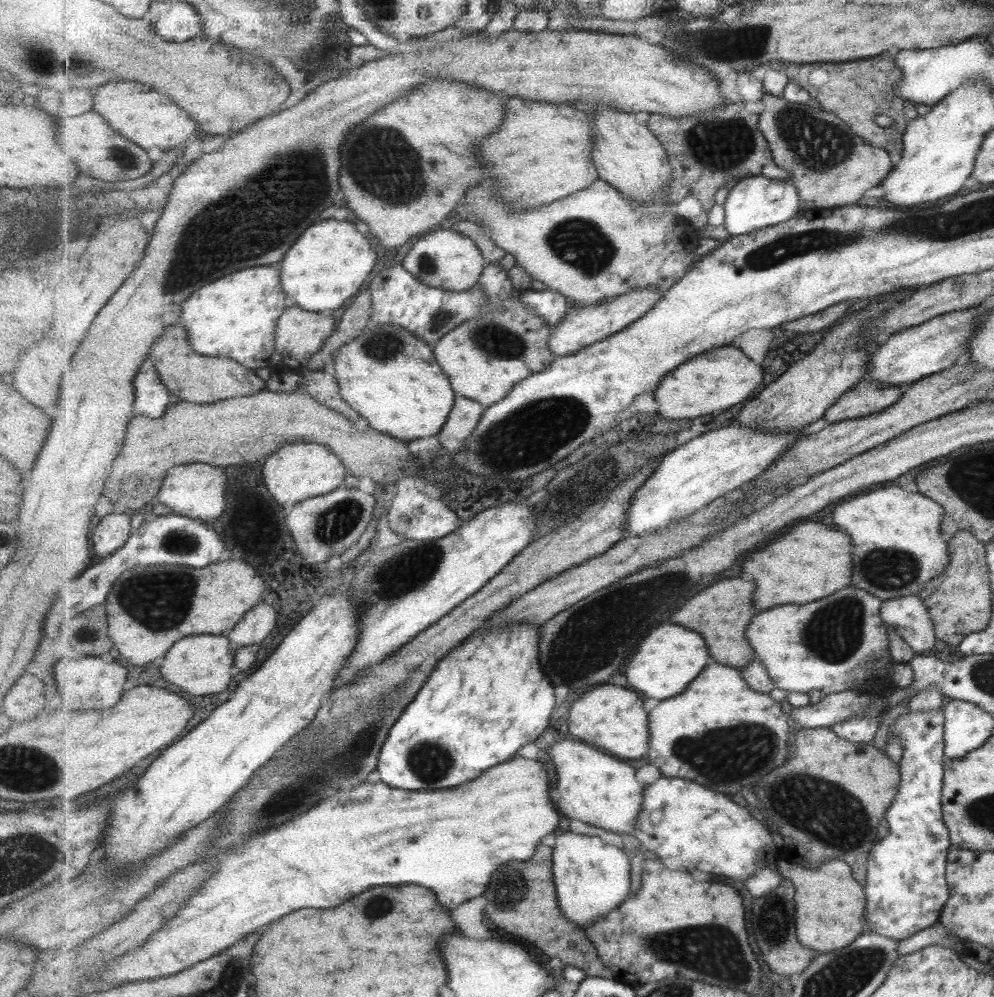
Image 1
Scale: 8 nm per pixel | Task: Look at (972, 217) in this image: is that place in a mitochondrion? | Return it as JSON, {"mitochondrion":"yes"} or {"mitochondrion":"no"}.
{"mitochondrion":"yes"}

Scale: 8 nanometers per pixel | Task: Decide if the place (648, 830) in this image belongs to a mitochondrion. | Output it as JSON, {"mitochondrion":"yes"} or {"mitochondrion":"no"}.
{"mitochondrion":"no"}

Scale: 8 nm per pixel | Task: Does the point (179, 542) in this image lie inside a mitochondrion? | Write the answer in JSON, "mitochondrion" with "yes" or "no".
{"mitochondrion":"yes"}

